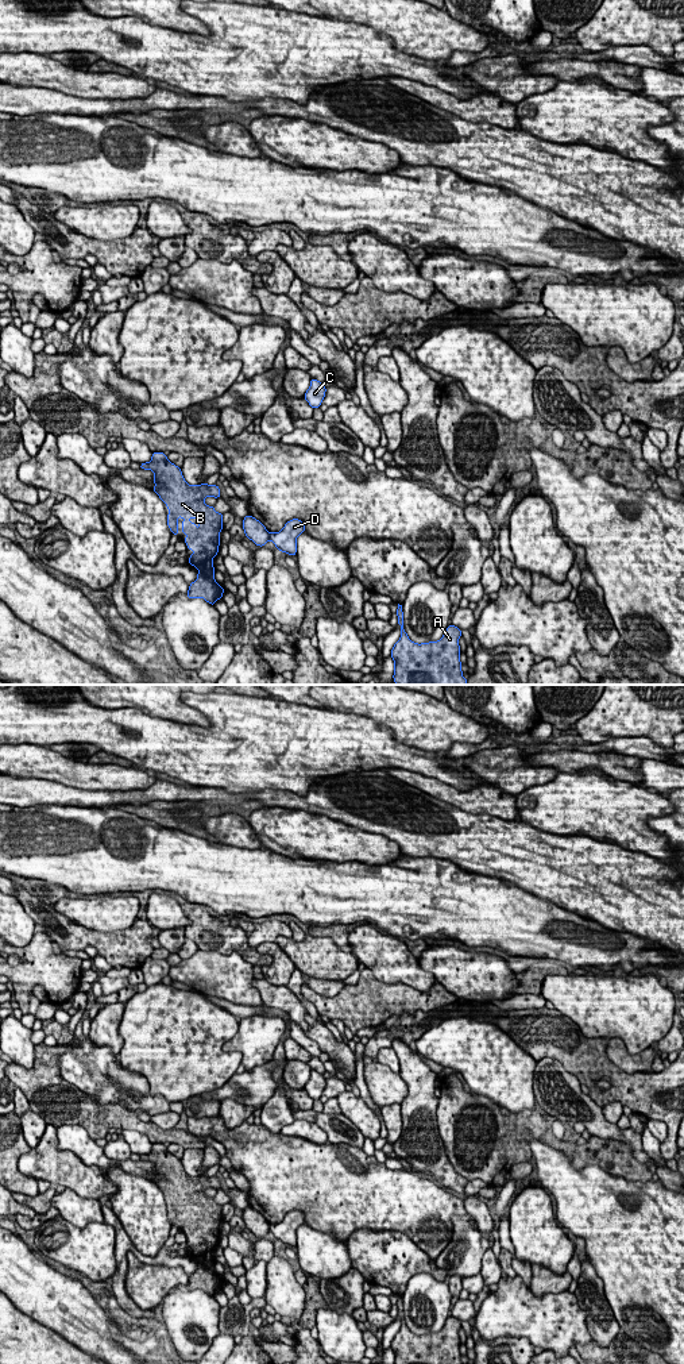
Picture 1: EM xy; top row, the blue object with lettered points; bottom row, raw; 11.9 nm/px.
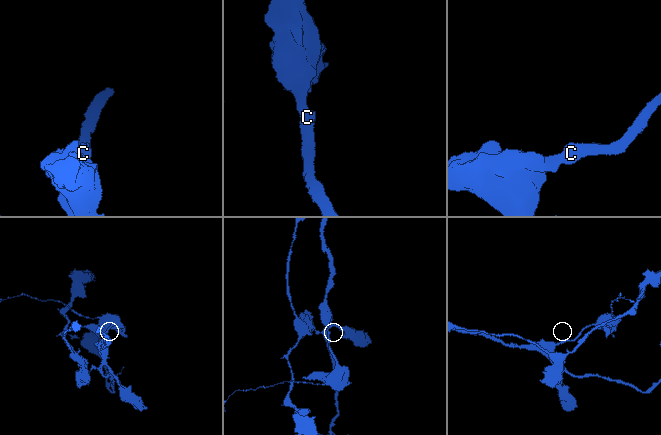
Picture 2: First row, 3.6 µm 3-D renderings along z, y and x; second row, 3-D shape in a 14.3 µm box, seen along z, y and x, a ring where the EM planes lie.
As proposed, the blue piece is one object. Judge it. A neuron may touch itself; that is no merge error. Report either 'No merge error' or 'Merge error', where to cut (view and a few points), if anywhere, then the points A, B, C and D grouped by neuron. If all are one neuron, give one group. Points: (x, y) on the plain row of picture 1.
Merge error. Split along xy (269, 1224), (270, 1230). Groups: A C D / B

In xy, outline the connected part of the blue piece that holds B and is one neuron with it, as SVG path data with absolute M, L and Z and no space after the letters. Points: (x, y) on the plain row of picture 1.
M152 1144L151 1152L140 1160L154 1164L154 1183L169 1201L167 1217L178 1226L178 1210L182 1209L185 1234L193 1244L189 1256L198 1261L197 1271L189 1276L188 1290L204 1290L210 1296L221 1291L223 1280L215 1271L213 1249L219 1245L223 1205L204 1194L206 1188L221 1188L217 1176L189 1176L181 1163L163 1144Z

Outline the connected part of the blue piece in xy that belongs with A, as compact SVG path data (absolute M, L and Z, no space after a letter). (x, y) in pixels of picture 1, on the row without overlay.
M402 1296L397 1301L401 1329L391 1341L394 1364L463 1364L460 1353L461 1321L449 1315L437 1333L414 1334L403 1321Z

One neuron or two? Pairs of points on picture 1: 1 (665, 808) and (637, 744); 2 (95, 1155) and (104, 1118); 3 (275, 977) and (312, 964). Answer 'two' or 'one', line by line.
1: two
2: two
3: two

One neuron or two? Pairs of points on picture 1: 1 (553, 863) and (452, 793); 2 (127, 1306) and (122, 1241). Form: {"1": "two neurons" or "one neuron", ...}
{"1": "two neurons", "2": "one neuron"}

